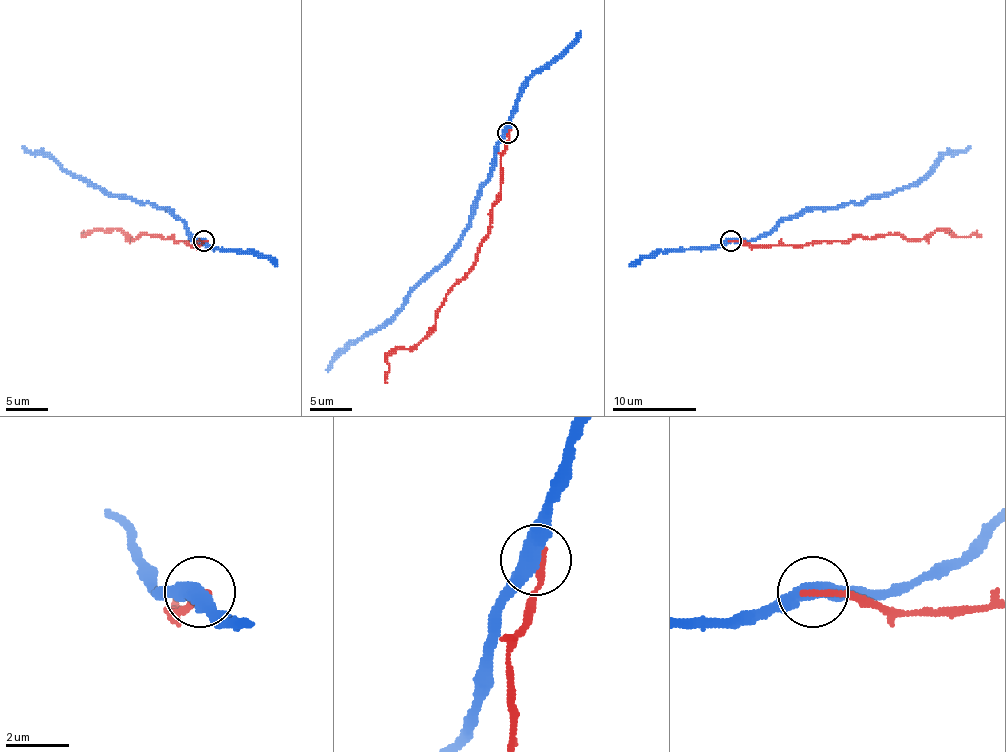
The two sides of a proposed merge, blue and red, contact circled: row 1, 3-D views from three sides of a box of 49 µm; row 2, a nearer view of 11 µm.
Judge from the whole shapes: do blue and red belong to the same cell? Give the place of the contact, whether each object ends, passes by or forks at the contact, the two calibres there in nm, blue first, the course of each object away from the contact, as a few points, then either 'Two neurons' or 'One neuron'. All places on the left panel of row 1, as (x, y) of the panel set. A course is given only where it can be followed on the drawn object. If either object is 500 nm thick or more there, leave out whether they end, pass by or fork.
Place: (204, 240). At the ring blue passes by. At the ring red ends. Thickness 480 nm (blue) against 240 nm. Course of blue: (203, 241), (195, 241), (169, 209), (111, 197), (45, 154), (31, 152), (24, 146). Course of red: (205, 241), (197, 245), (176, 241), (172, 236), (142, 234), (132, 239), (113, 228), (90, 230), (83, 236). Two neurons

